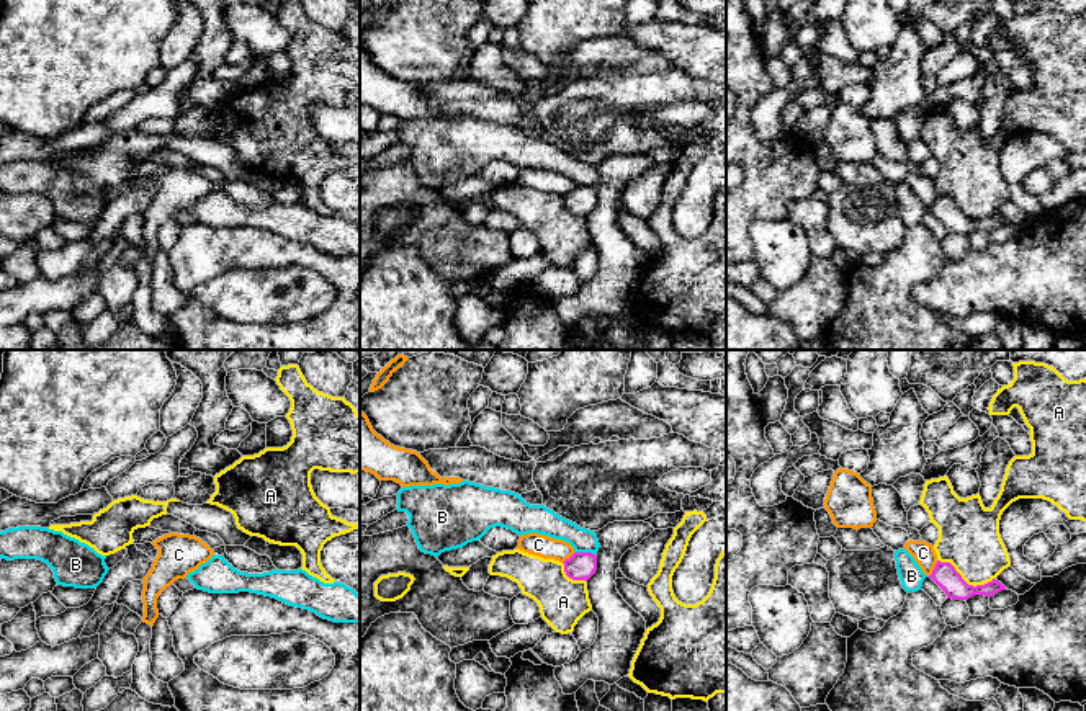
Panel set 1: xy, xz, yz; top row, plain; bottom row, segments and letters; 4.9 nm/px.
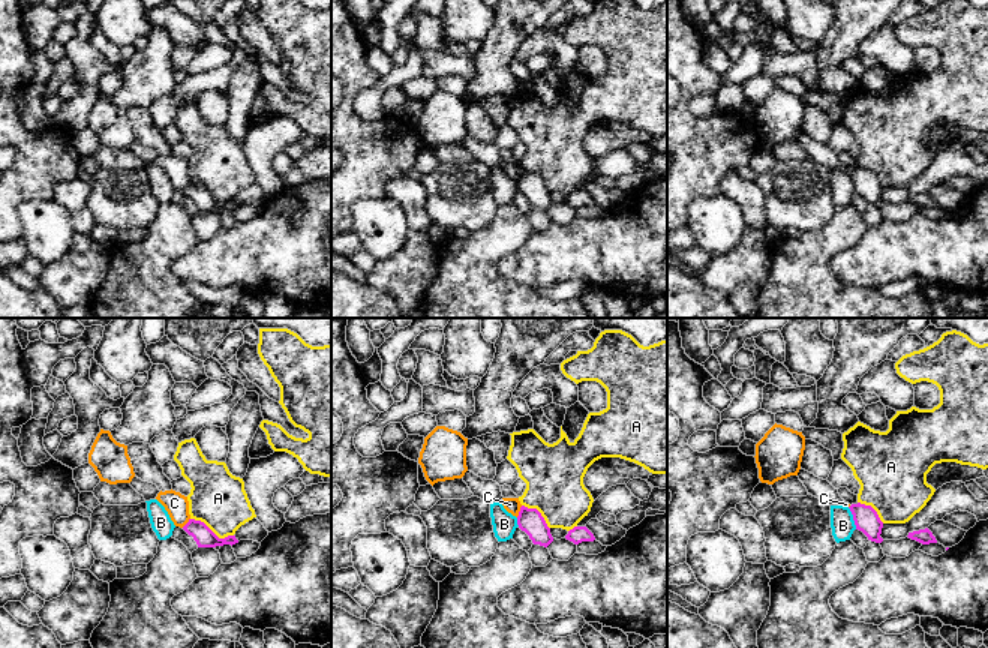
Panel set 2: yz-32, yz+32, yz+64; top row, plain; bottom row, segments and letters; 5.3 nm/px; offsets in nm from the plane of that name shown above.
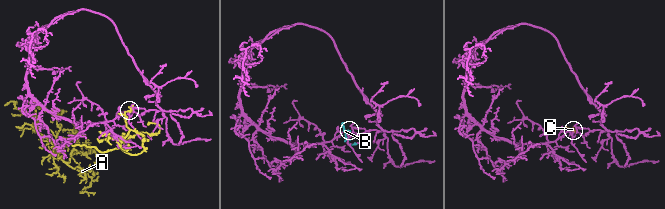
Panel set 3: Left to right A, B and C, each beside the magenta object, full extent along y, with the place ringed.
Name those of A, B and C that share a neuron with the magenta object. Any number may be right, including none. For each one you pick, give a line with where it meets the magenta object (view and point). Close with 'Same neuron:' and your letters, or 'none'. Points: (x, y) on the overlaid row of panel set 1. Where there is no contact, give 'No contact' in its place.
Same neuron: none

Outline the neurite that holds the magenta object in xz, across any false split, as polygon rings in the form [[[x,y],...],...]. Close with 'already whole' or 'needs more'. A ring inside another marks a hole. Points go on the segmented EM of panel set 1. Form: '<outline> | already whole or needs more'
[[[574,552],[563,564],[569,579],[587,582],[597,570],[597,556],[592,552]]] | already whole

